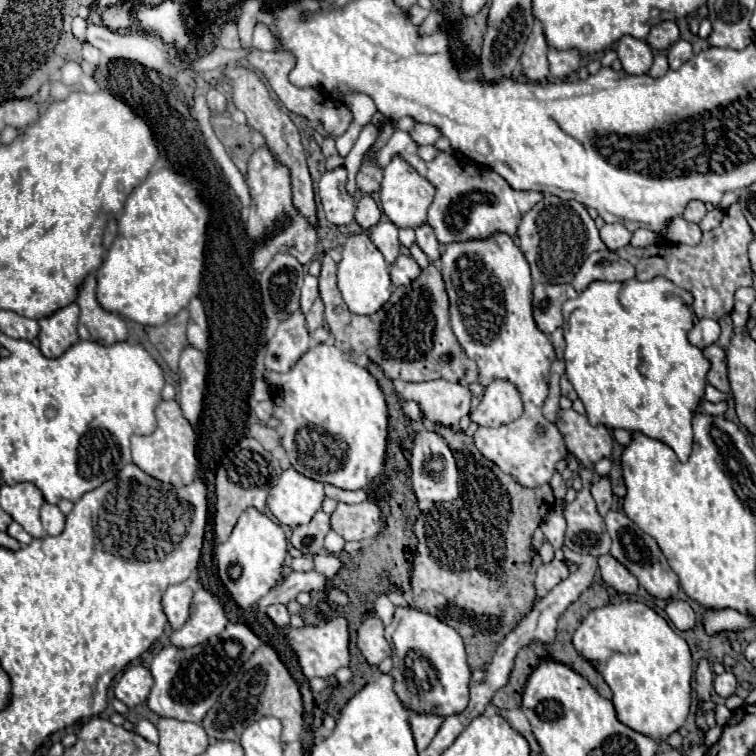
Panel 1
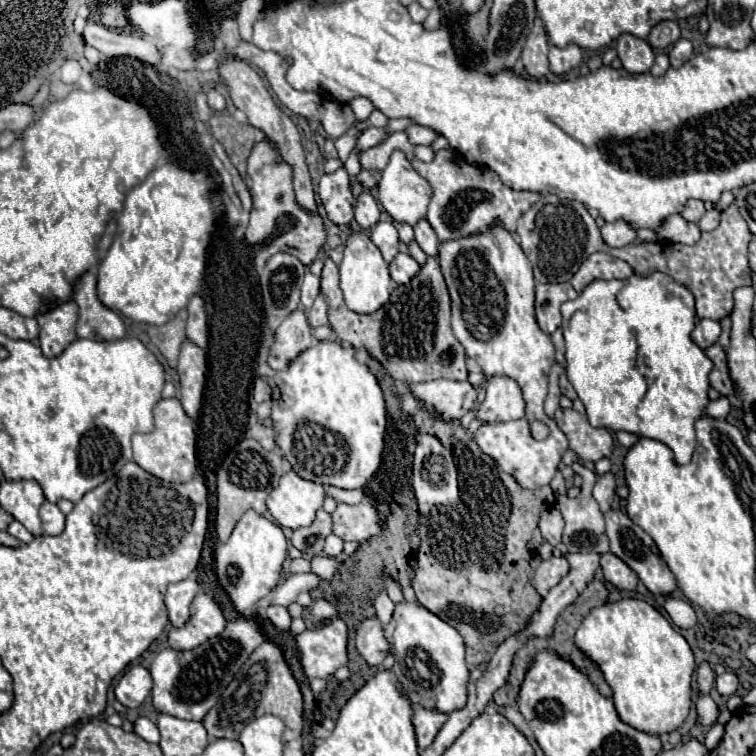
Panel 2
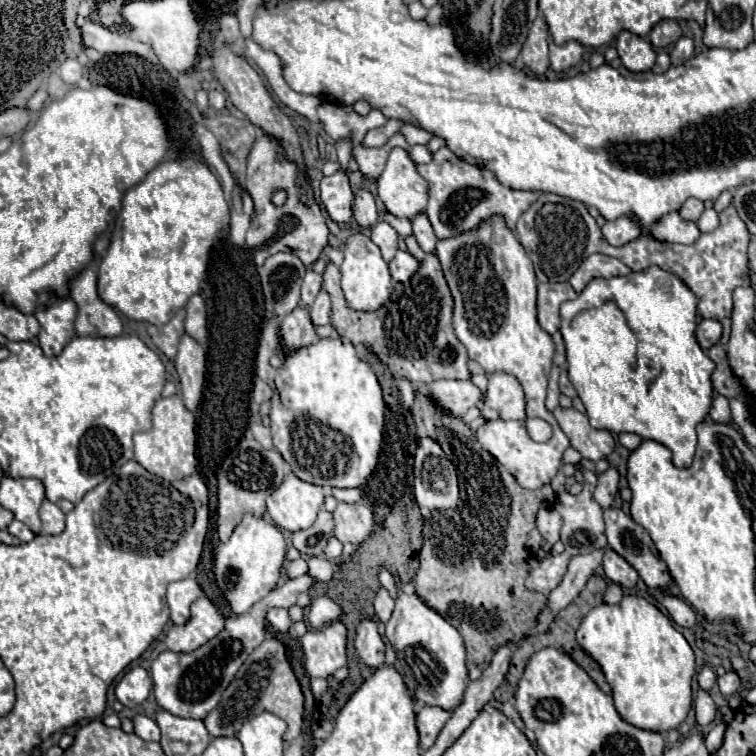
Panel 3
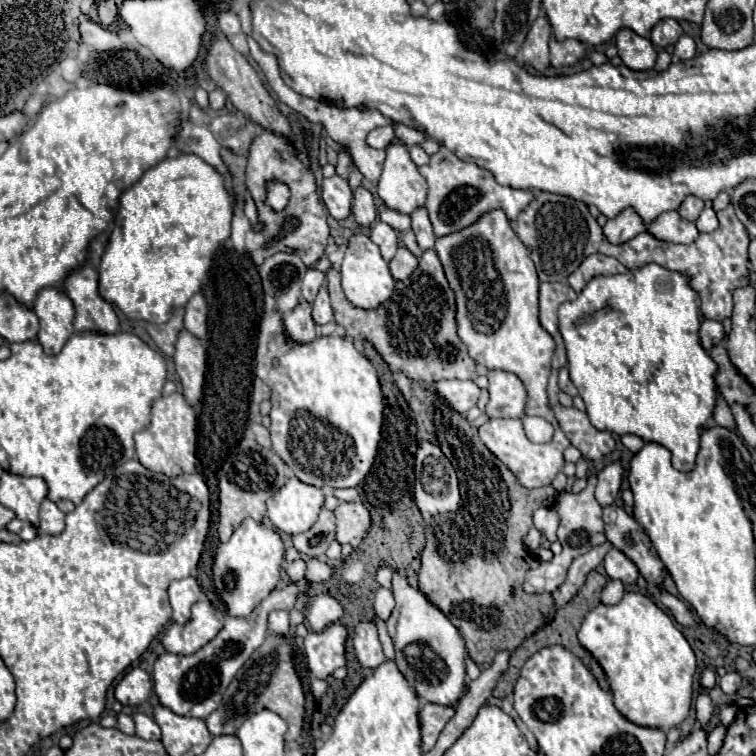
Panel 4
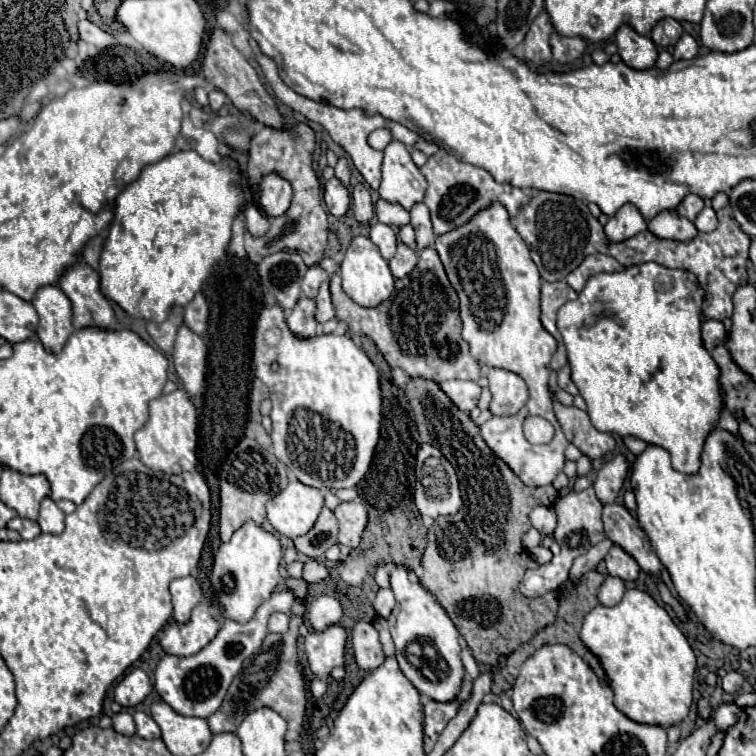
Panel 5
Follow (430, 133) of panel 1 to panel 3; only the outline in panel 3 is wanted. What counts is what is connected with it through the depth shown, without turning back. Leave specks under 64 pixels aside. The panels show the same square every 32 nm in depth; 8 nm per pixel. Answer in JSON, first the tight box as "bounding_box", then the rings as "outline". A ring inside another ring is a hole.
{"bounding_box":[400,124,432,146],"outline":[[[404,124],[404,126],[400,128],[400,134],[404,134],[404,138],[408,140],[410,146],[412,146],[412,144],[426,144],[426,142],[432,138],[430,132],[426,132],[426,130],[418,128],[418,126],[410,126],[410,124]]]}

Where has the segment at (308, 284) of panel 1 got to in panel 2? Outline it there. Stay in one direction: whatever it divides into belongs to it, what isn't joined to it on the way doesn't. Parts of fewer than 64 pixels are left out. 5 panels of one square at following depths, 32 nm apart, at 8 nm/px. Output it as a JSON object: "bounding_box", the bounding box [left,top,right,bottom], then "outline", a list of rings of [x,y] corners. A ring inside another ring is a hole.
{"bounding_box":[302,270,320,310],"outline":[[[308,270],[304,276],[304,284],[302,284],[302,306],[308,310],[318,294],[320,294],[320,276],[310,274]]]}

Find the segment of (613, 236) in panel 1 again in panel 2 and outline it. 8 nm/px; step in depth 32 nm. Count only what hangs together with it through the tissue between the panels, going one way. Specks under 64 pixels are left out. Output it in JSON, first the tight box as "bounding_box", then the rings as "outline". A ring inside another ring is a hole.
{"bounding_box":[602,220,636,248],"outline":[[[616,220],[616,222],[606,222],[602,226],[602,238],[608,246],[620,248],[636,240],[636,230],[626,222],[626,220]]]}

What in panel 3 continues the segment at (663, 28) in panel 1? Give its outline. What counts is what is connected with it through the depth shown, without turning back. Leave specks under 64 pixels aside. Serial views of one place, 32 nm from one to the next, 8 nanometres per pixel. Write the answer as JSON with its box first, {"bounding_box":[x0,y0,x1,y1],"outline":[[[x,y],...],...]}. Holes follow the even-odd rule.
{"bounding_box":[650,20,682,48],"outline":[[[662,20],[660,24],[656,24],[650,32],[650,42],[656,48],[668,48],[672,46],[678,38],[682,36],[682,30],[678,26],[676,20]]]}

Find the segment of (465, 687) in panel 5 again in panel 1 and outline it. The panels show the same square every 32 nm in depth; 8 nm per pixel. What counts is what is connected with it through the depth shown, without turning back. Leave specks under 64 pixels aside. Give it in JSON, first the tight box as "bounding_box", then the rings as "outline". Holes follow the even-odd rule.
{"bounding_box":[410,712,444,750],"outline":[[[428,712],[410,714],[410,726],[412,726],[418,750],[424,750],[432,742],[432,738],[440,730],[442,722],[444,722],[444,716],[436,716],[436,714],[428,714]]]}

